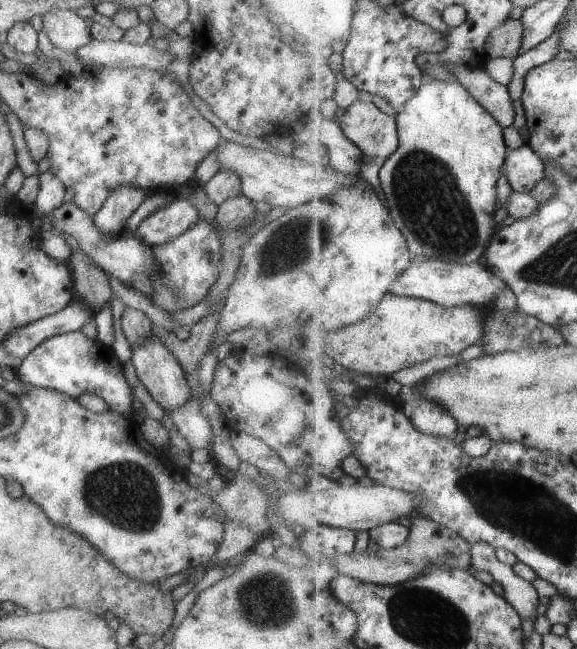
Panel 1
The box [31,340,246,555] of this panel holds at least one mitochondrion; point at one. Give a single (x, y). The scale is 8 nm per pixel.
(126, 494)

